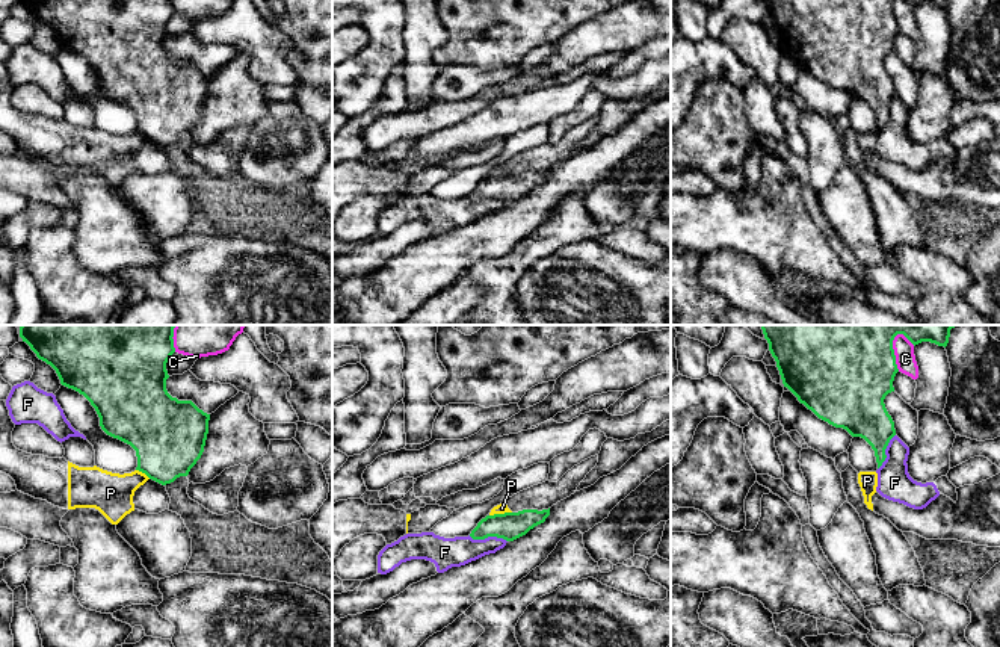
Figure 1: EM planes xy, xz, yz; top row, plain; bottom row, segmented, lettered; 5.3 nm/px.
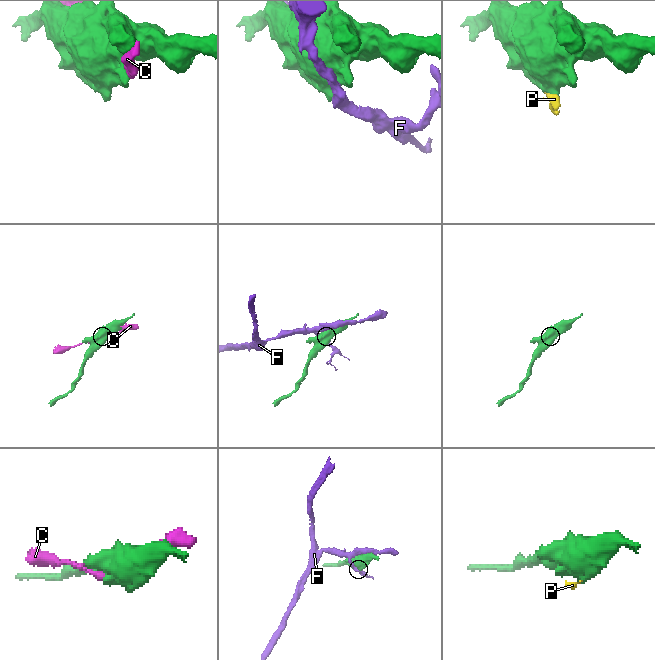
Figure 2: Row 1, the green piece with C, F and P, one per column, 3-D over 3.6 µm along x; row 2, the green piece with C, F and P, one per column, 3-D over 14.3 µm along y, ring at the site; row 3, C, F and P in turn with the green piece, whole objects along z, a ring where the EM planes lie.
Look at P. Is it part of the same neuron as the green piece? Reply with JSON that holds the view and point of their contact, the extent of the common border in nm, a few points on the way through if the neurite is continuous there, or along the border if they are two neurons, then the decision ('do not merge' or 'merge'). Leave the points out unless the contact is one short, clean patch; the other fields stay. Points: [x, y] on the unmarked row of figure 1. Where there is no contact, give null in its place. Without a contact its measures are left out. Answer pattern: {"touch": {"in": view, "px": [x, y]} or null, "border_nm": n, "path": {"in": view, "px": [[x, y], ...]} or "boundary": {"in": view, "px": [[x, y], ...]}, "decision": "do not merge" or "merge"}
{"touch": {"in": "xz", "px": [500, 176]}, "border_nm": 120, "decision": "do not merge"}

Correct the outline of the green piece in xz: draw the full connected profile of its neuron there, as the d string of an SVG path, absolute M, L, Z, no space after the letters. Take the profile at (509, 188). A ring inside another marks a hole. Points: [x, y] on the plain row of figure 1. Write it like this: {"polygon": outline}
{"polygon": "M550 169L542 172L523 171L518 174L486 177L471 192L470 198L473 201L485 201L488 198L497 198L506 203L514 203L526 197L535 187L544 184L548 177Z"}

